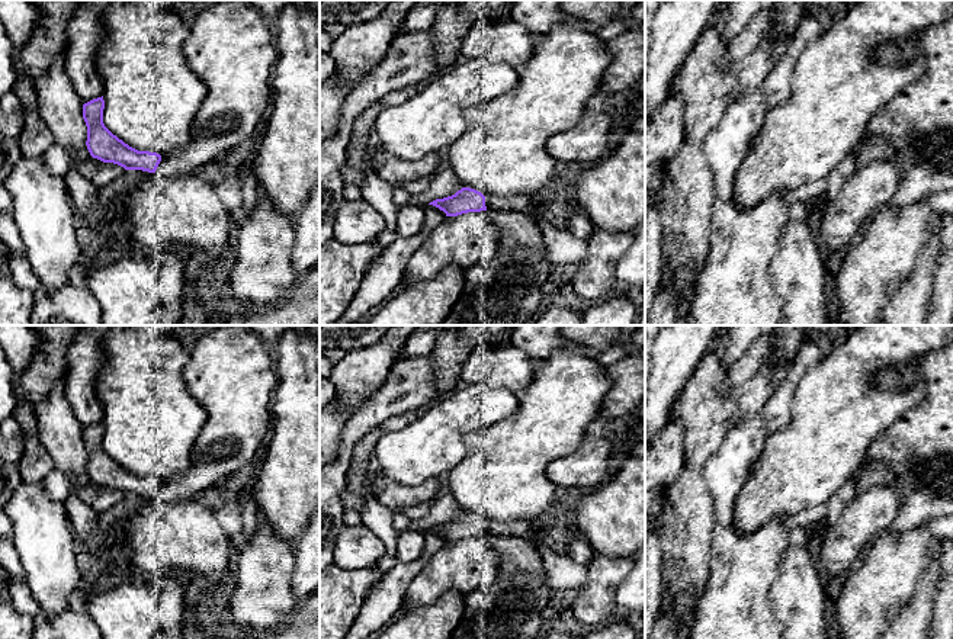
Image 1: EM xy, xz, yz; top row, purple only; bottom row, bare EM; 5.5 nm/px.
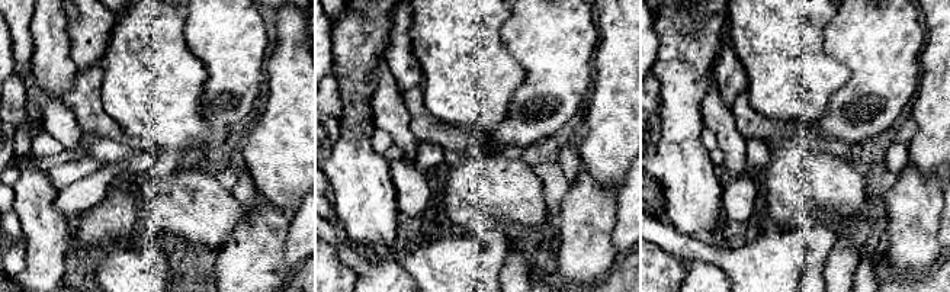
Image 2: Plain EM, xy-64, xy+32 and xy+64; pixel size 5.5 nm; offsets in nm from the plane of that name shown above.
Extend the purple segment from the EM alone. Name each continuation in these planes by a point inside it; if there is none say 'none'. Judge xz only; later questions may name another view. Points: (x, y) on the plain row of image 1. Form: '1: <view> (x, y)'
1: xz (523, 529)

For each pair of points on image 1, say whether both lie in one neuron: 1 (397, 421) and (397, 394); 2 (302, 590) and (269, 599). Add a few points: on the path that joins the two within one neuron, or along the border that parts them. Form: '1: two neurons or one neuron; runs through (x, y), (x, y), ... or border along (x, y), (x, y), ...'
1: two neurons; border along (420, 410), (407, 410), (391, 416), (381, 426)
2: two neurons; border along (294, 559), (292, 596), (297, 601)

